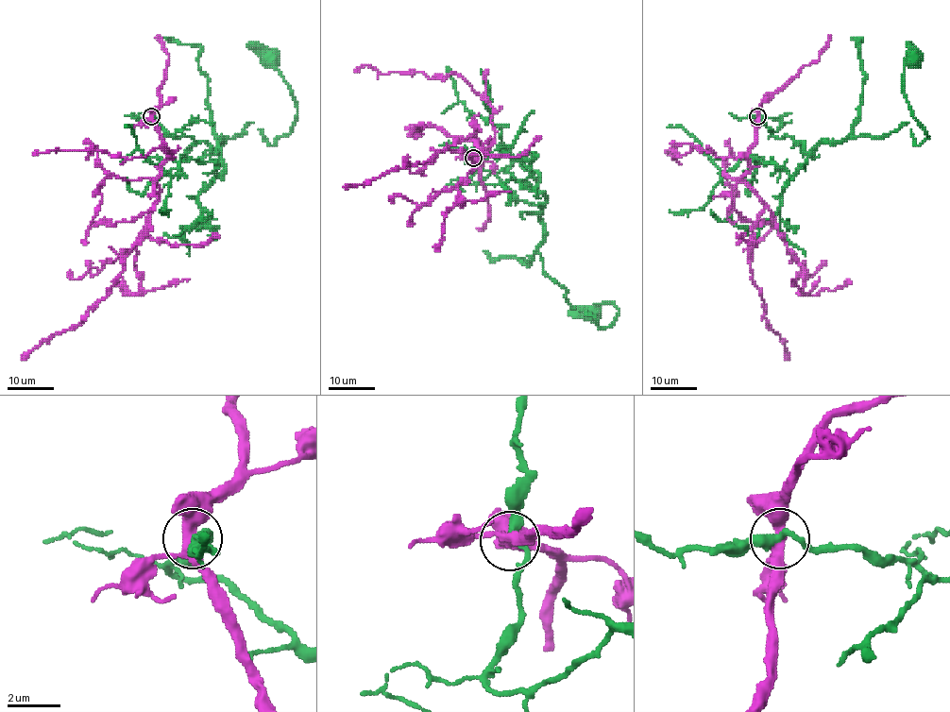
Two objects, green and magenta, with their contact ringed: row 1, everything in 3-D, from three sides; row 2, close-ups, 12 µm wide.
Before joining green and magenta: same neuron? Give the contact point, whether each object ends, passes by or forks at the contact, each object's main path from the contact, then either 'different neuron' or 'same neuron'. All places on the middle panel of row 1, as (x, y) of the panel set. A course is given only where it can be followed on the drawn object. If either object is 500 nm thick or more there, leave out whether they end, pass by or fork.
(473, 158) | green passes by | magenta forks | green via (473, 157), (471, 183), (494, 174), (541, 209), (542, 270), (571, 306), (600, 328), (619, 309), (594, 313) | magenta via (473, 157), (488, 147), (479, 144), (474, 164), (467, 153), (446, 149), (344, 187) | same neuron

